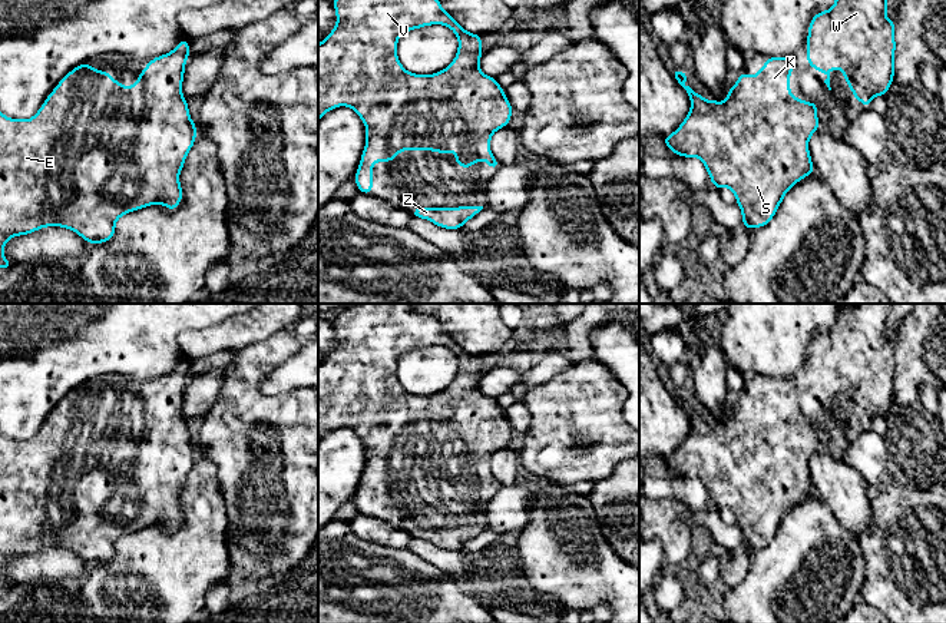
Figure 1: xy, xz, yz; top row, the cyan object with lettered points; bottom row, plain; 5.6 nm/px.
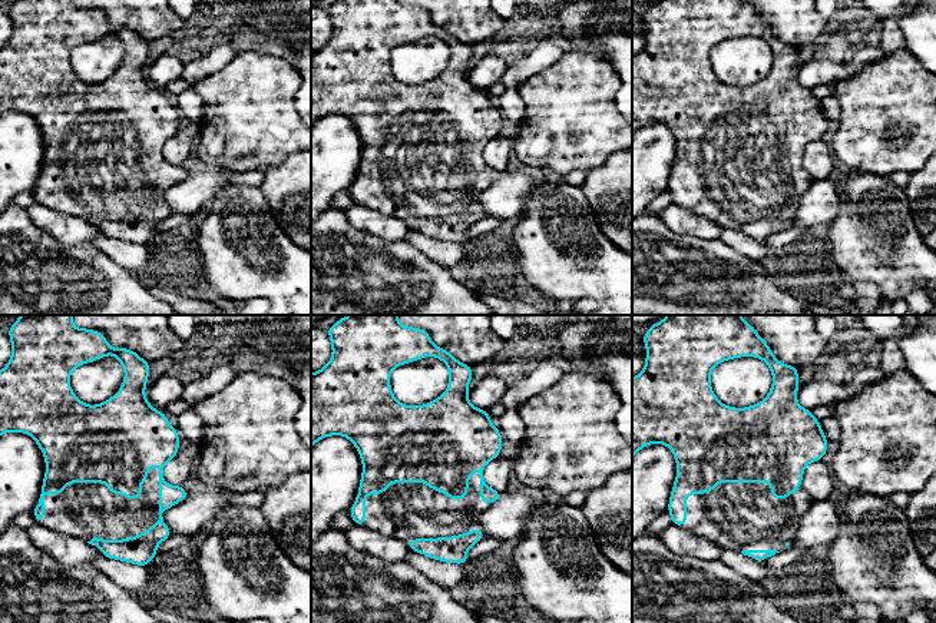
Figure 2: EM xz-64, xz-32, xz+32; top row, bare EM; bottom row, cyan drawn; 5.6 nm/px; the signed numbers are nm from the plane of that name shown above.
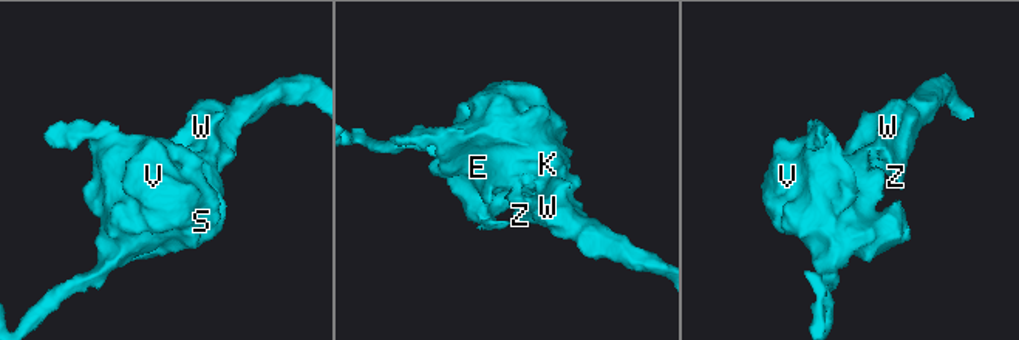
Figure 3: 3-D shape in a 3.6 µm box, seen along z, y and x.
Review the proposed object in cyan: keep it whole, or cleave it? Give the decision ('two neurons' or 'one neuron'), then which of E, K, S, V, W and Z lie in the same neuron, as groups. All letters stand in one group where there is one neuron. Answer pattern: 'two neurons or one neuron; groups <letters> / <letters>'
one neuron; groups E K S V W Z

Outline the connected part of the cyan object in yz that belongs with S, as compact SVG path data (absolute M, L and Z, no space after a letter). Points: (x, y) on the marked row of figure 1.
M793 54L770 57L755 76L745 70L737 83L727 89L725 102L705 100L685 84L689 74L675 72L675 79L687 90L691 109L681 126L662 142L677 156L699 158L707 168L714 189L730 188L735 195L747 229L763 228L777 213L784 195L800 180L816 172L810 158L808 140L820 129L814 102L791 95L790 74Z

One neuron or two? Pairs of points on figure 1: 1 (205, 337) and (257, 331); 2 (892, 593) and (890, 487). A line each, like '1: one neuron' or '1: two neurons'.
1: one neuron
2: one neuron

